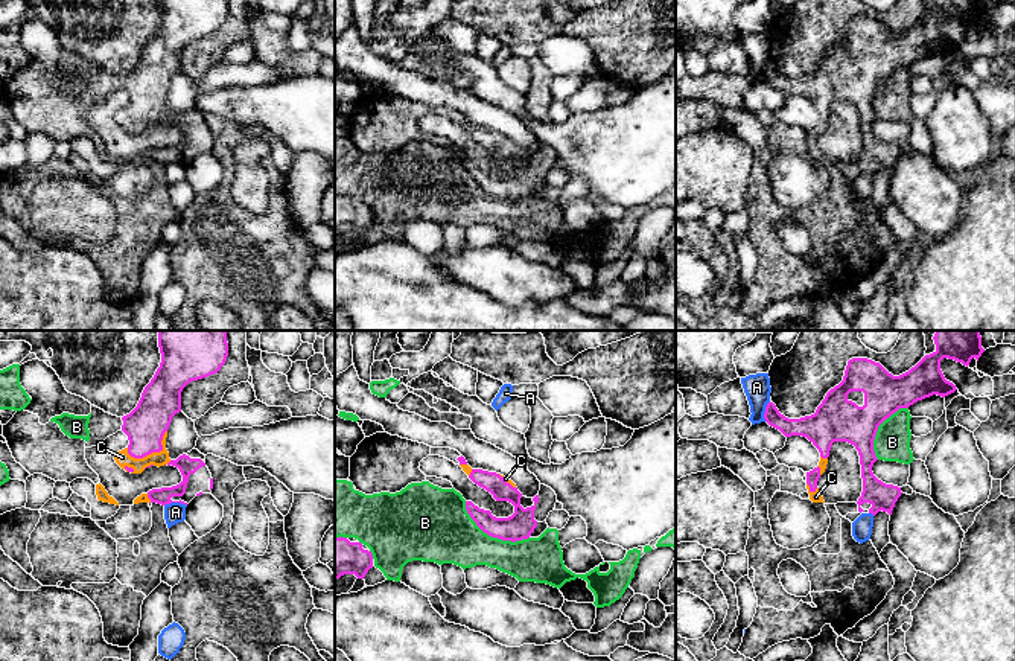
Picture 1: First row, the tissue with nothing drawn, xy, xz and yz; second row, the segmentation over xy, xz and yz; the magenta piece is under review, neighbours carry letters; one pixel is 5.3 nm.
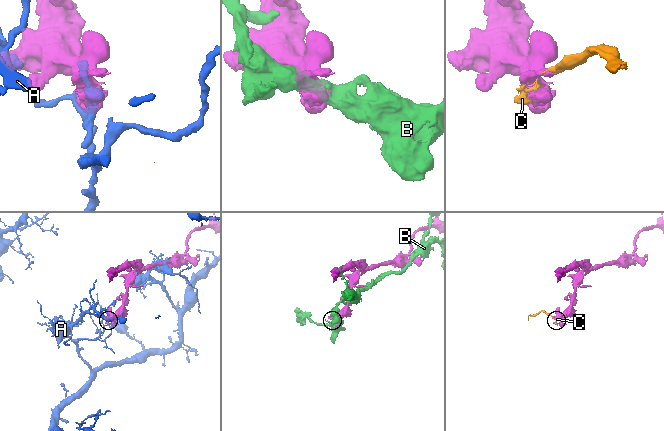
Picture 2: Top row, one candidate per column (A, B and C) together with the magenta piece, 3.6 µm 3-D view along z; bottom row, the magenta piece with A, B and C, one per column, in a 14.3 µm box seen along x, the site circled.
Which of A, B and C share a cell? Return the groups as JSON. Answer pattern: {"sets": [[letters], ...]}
{"sets": [["A"], ["B"], ["C"]]}

